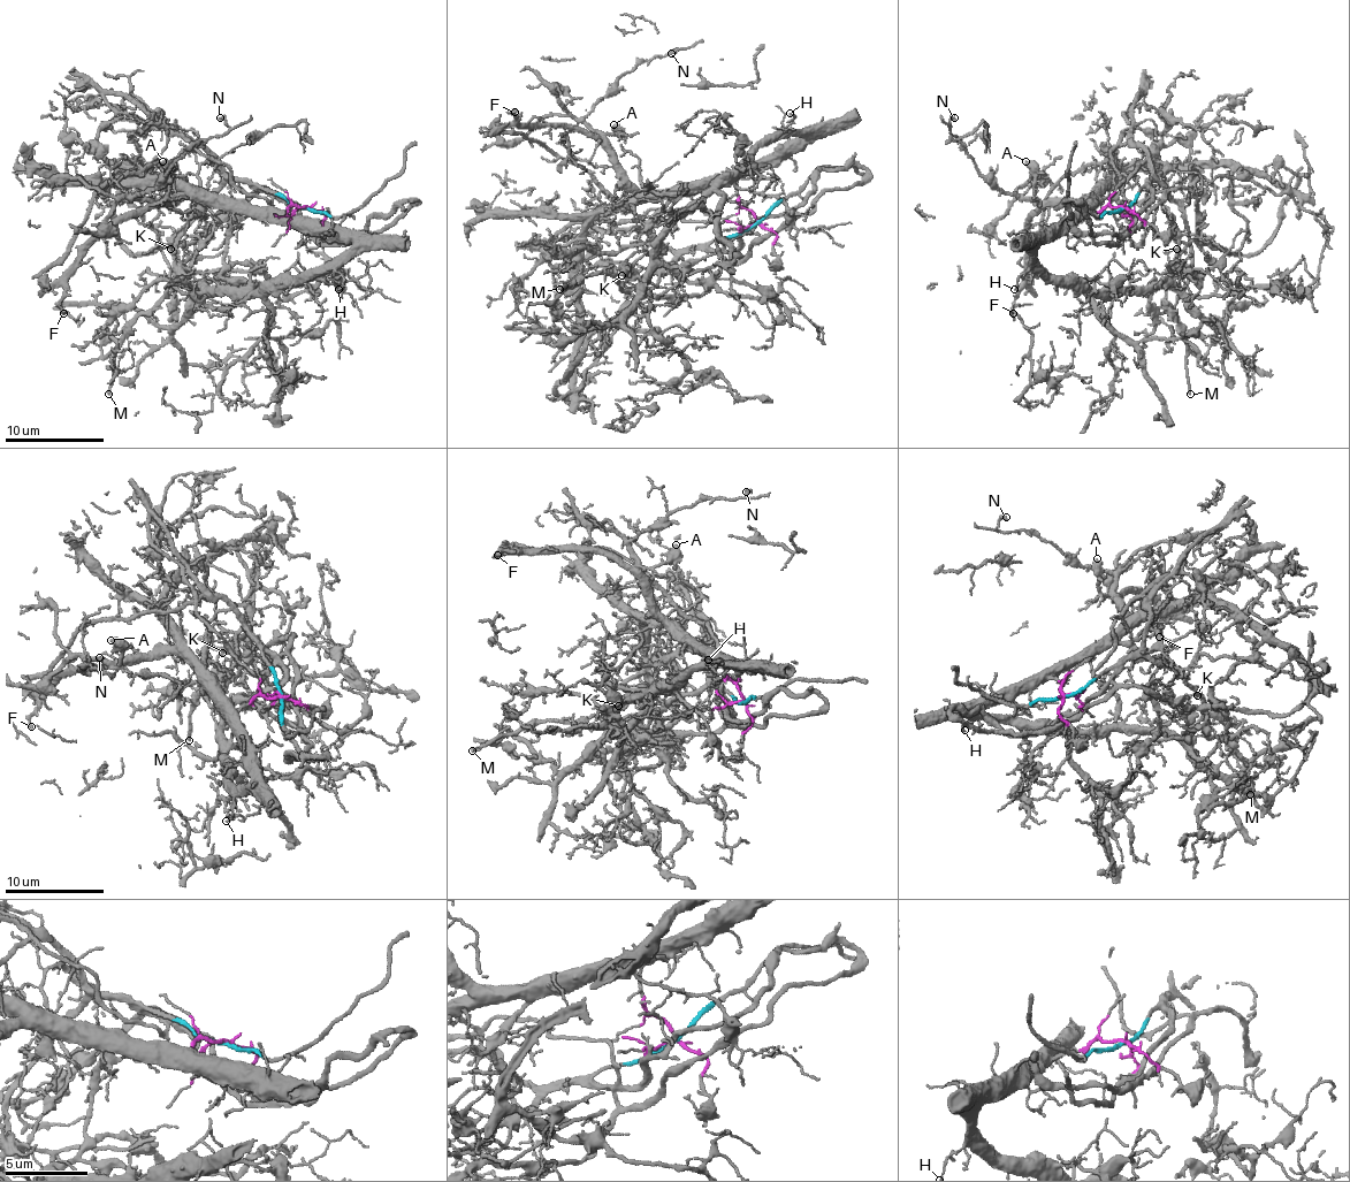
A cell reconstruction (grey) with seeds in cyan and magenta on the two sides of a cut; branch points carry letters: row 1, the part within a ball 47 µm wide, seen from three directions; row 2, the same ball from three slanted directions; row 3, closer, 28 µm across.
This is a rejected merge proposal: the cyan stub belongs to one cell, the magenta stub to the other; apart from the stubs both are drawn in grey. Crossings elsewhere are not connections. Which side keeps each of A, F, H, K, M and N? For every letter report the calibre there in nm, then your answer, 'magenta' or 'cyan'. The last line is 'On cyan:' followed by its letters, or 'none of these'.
A: calibre 500 nm; magenta
F: calibre 170 nm; magenta
H: calibre 90 nm; magenta
K: calibre 130 nm; cyan
M: calibre 190 nm; cyan
N: calibre 190 nm; magenta
On cyan: K, M

